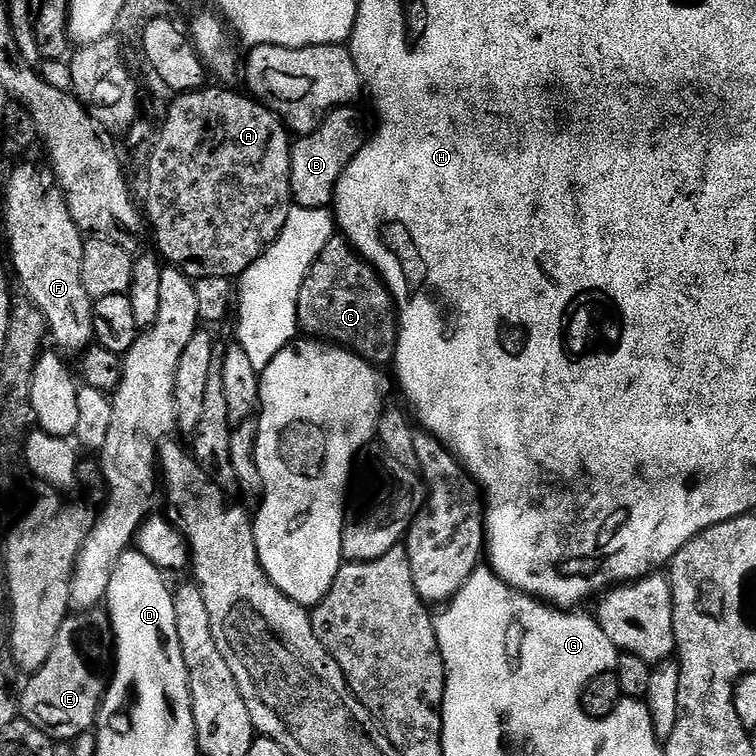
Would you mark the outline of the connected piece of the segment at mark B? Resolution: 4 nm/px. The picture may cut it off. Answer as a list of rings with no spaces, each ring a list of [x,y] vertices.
[[[341,106],[333,108],[327,116],[321,120],[320,125],[309,134],[301,136],[293,143],[292,161],[290,162],[290,186],[295,207],[298,208],[328,208],[333,203],[336,187],[350,162],[364,148],[366,132],[364,136],[364,120],[356,106]]]

